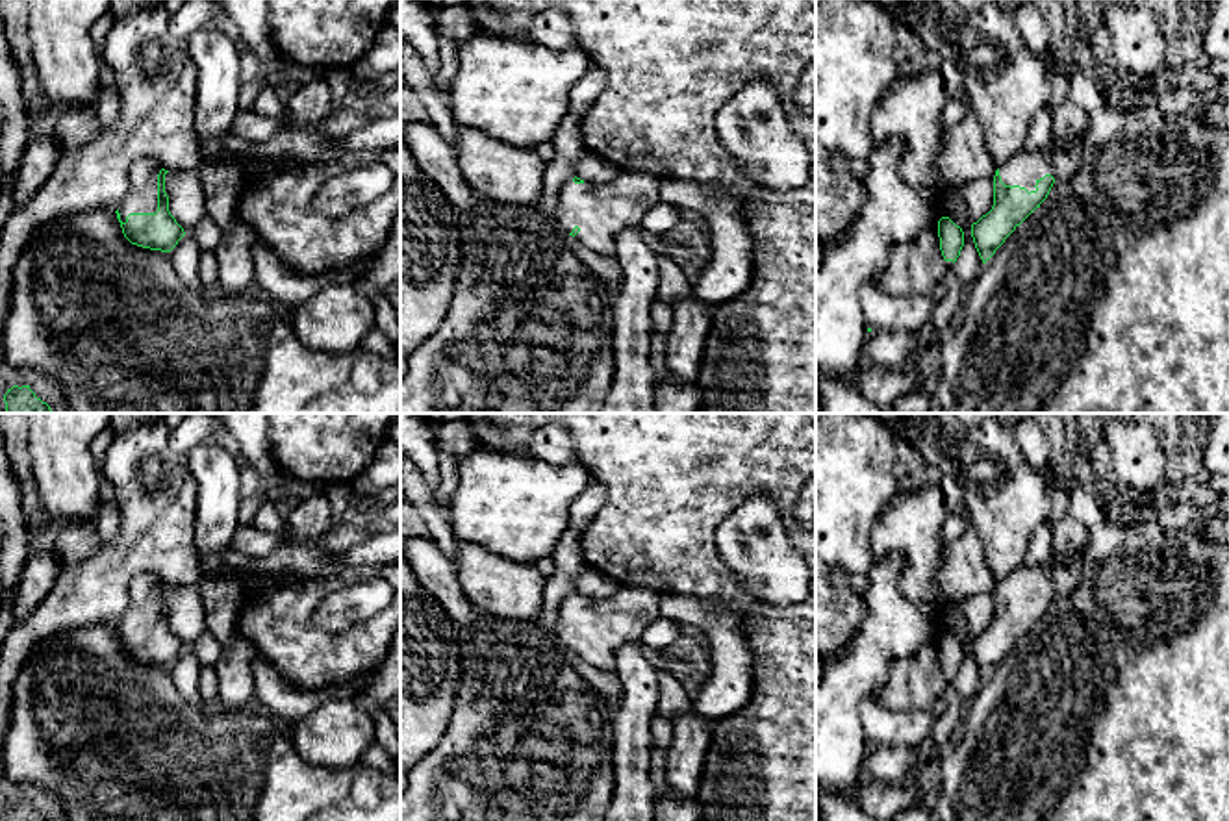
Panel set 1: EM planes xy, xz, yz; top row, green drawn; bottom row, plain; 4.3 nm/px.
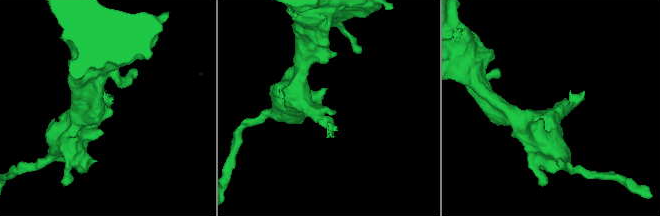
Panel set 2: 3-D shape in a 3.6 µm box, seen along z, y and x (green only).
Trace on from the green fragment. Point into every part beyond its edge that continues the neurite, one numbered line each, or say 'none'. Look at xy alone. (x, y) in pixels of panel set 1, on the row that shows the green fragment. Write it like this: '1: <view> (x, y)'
1: xy (138, 201)

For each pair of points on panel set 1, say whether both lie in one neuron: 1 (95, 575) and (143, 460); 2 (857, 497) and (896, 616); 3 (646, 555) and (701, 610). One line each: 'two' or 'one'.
1: one
2: two
3: two

